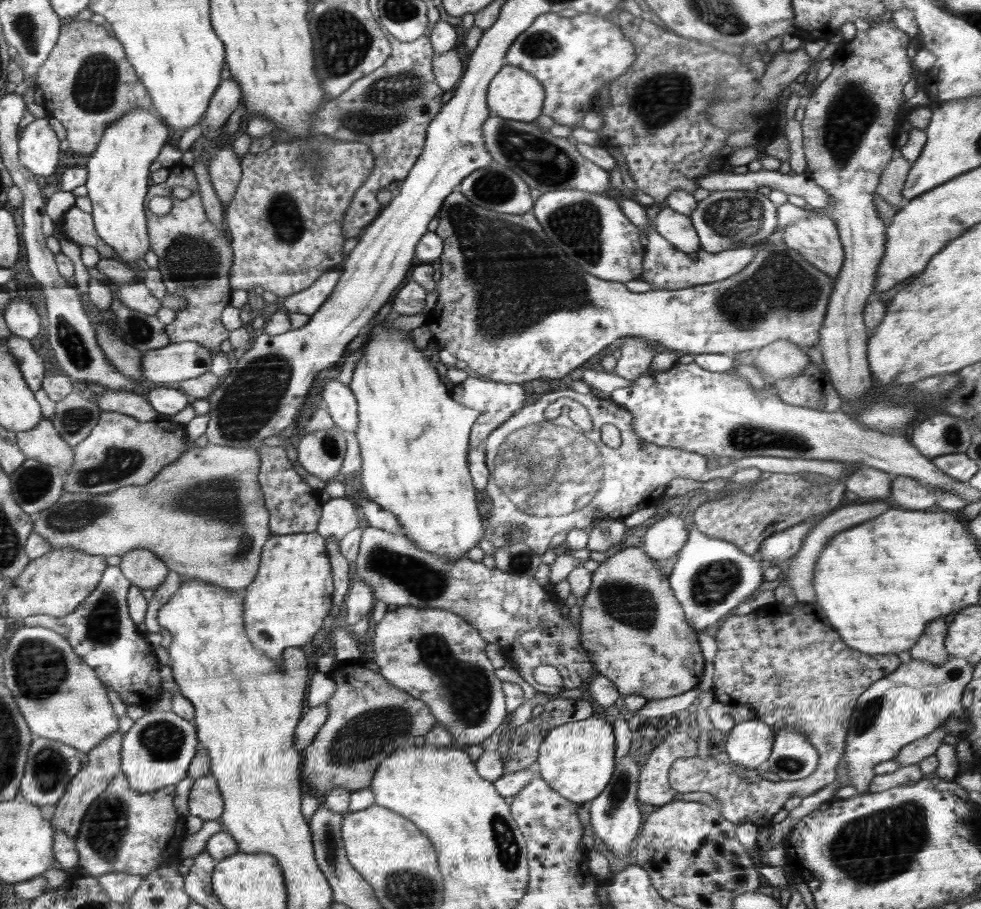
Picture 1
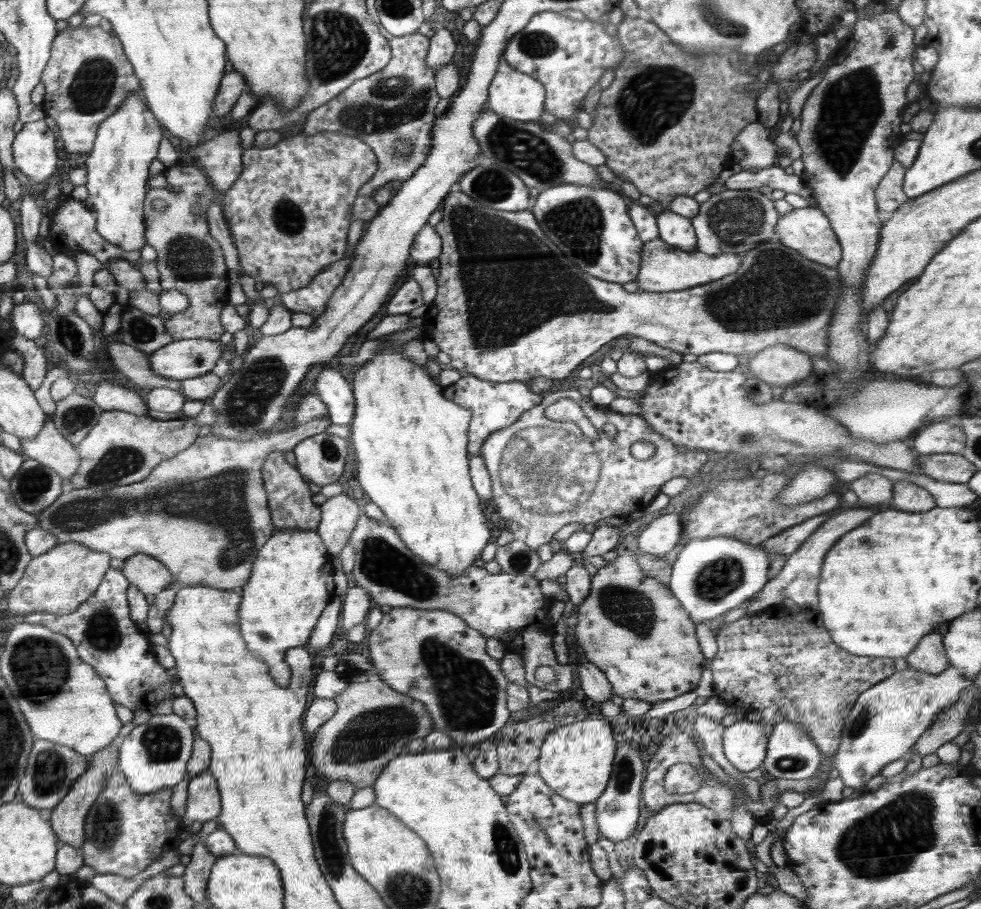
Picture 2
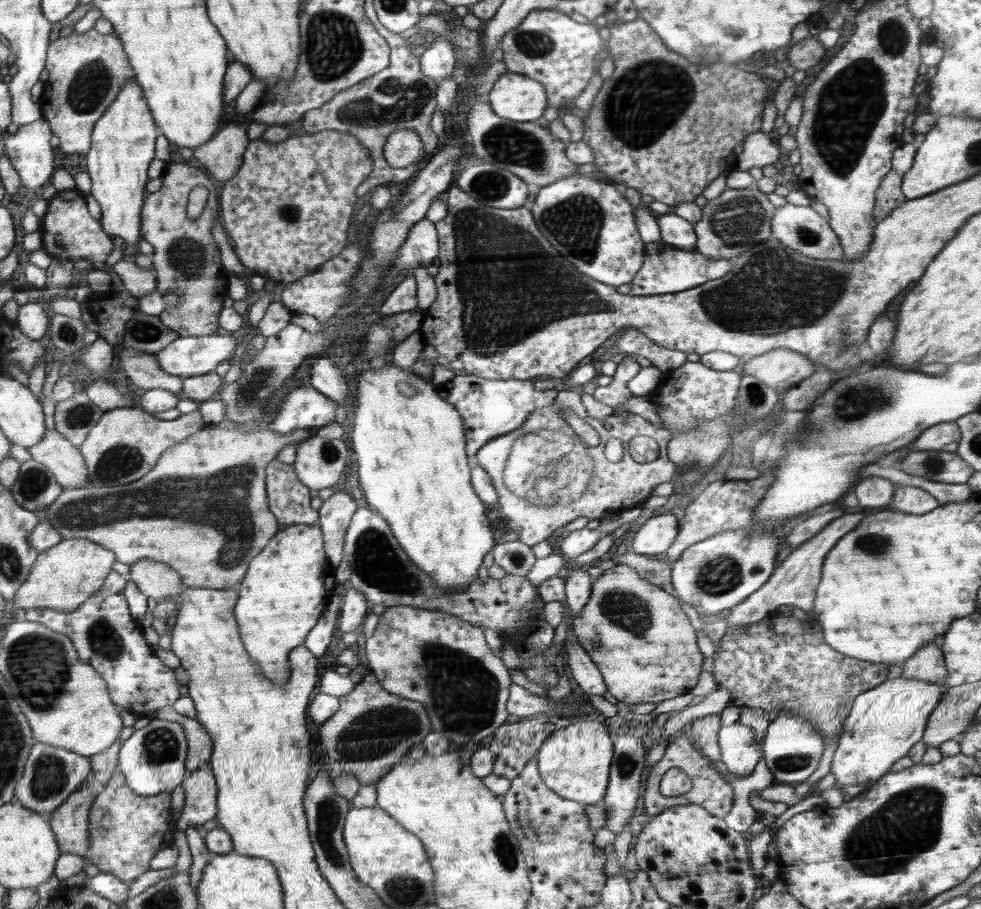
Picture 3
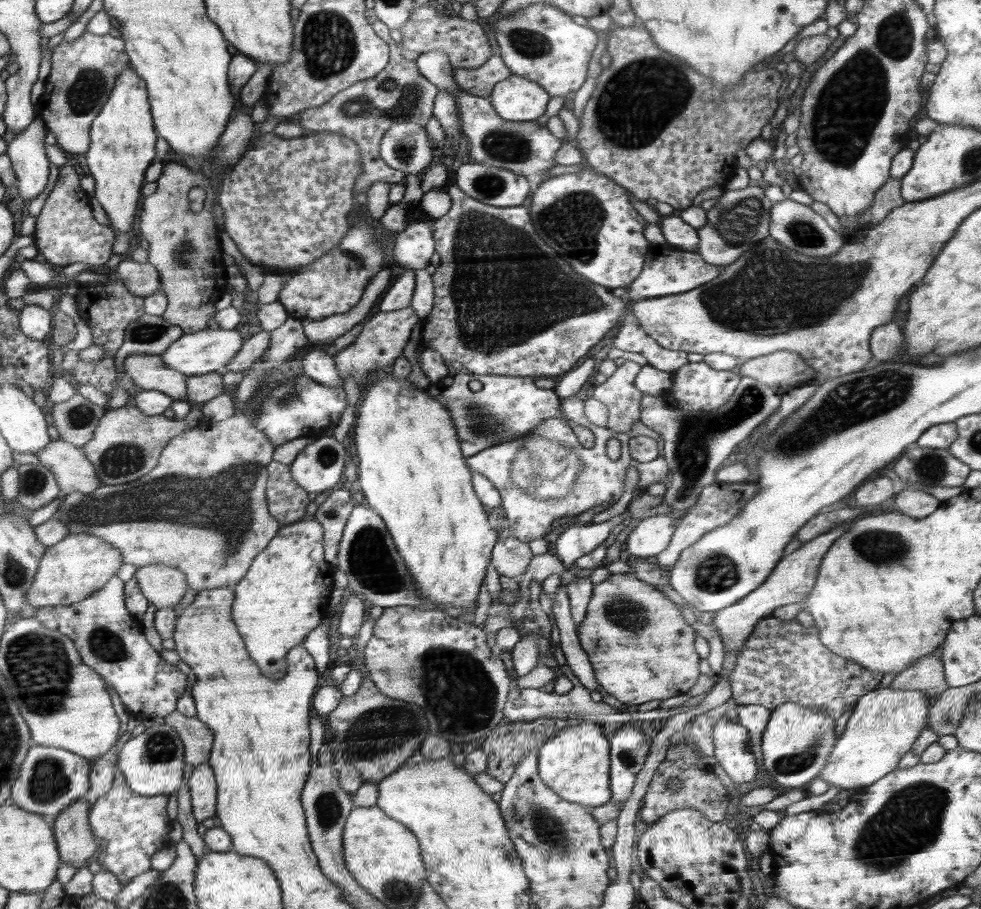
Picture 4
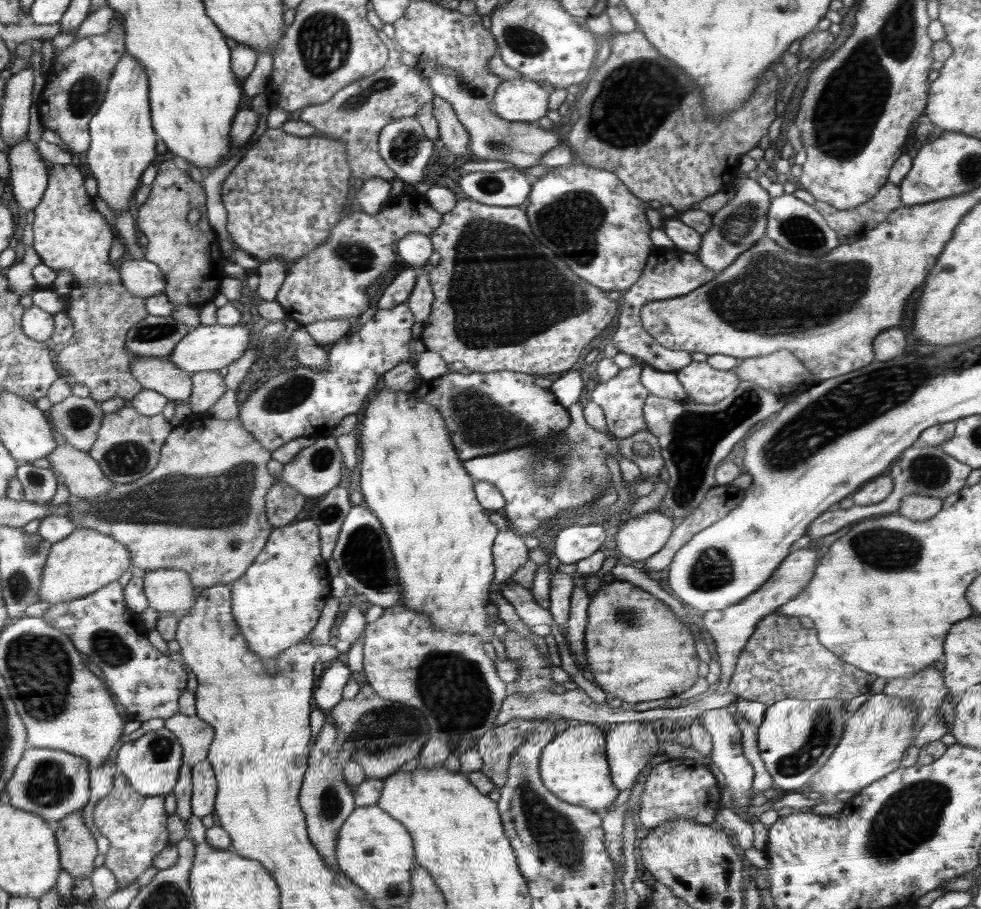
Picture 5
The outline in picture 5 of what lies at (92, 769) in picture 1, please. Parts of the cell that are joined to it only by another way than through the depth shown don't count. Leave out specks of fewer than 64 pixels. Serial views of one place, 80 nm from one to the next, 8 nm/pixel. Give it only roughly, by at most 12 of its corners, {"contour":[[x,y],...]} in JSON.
{"contour":[[83,809],[56,824],[64,870],[90,876],[98,856]]}

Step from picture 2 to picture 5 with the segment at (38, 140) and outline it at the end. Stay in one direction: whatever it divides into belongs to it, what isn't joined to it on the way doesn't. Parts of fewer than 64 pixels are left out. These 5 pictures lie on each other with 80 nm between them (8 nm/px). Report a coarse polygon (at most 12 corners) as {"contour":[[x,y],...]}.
{"contour":[[30,140],[10,146],[7,181],[25,218],[39,207],[49,172]]}

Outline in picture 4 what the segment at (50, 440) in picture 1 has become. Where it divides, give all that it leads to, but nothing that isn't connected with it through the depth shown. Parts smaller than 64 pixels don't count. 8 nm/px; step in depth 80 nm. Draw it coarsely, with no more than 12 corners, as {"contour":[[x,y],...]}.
{"contour":[[51,439],[35,452],[64,493],[102,484],[80,447]]}

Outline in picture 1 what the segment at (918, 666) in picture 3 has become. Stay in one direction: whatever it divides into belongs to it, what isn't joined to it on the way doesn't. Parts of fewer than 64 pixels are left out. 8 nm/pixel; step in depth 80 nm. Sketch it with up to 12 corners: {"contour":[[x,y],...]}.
{"contour":[[943,618],[932,620],[909,650],[911,658],[943,665]]}

